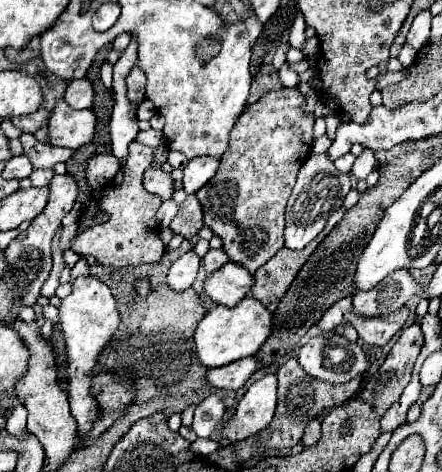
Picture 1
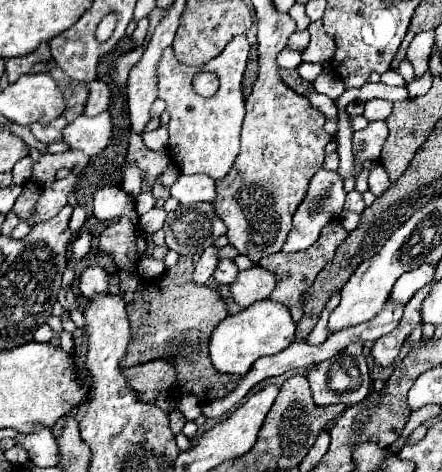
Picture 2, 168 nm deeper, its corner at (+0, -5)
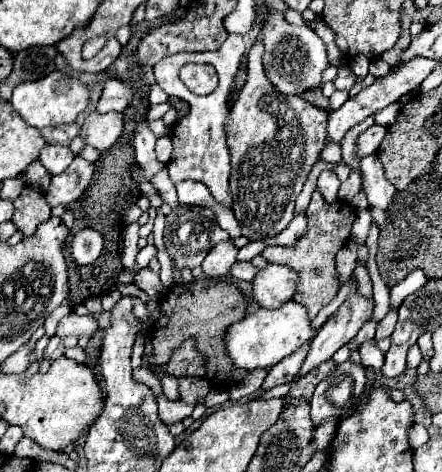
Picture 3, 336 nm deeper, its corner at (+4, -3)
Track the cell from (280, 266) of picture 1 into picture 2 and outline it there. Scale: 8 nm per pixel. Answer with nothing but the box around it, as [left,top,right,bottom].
[259,220,347,322]

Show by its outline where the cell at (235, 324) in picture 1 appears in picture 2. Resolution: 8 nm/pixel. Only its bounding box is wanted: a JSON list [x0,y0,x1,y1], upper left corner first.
[209,300,295,376]

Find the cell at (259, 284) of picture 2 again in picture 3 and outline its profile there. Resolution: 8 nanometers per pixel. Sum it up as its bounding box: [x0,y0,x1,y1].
[253,264,299,308]

